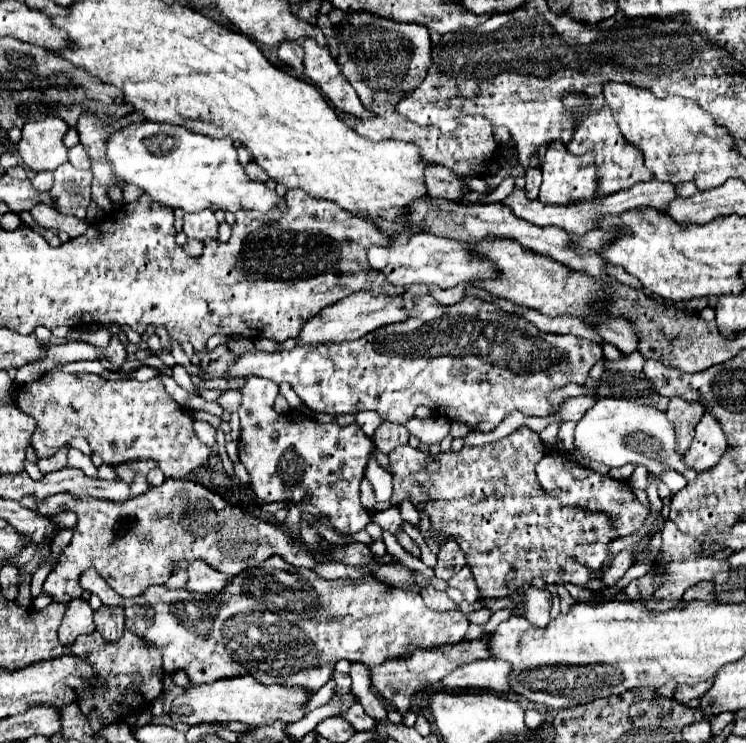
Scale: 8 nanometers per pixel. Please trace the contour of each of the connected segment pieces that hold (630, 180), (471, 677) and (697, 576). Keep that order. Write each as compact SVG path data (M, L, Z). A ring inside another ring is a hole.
M570 91L562 95L562 103L570 115L576 117L576 129L574 129L574 143L568 143L568 151L572 155L584 155L592 151L596 155L596 165L598 165L598 175L600 175L600 187L598 195L610 195L622 189L630 189L640 181L650 181L654 175L644 167L644 159L640 155L638 147L632 147L620 135L618 123L612 117L612 109L604 105L600 111L592 109L592 97L582 95L580 91Z
M498 659L474 661L458 667L444 679L436 683L436 691L500 691L508 693L508 673L510 663Z
M666 519L664 529L662 529L662 551L660 560L652 567L652 571L648 571L644 577L634 579L632 583L628 583L624 589L620 589L628 599L652 599L658 595L658 599L666 599L666 601L678 601L682 599L682 593L700 583L700 581L710 581L714 573L720 571L728 571L728 563L720 563L718 559L714 559L712 555L702 555L700 553L700 541L692 539L684 533L678 531L676 523L672 523L672 519Z

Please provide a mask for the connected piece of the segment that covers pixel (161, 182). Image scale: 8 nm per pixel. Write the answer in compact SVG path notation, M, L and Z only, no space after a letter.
M132 123L114 131L106 143L106 157L114 169L118 183L136 185L150 197L152 203L180 207L184 211L202 209L258 209L270 211L284 207L282 197L270 191L264 183L248 179L242 165L238 163L236 147L232 139L212 139L196 135L184 127L168 123Z

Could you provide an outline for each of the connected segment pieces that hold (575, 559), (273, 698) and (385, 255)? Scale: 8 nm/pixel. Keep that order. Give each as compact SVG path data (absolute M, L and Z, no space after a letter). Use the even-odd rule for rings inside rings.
M518 427L502 441L484 447L462 447L458 453L430 455L410 445L396 447L388 459L394 471L392 505L410 499L424 509L436 531L454 535L466 555L482 597L502 599L534 577L550 585L574 583L592 591L604 589L598 569L606 561L608 541L618 533L606 515L564 507L544 495L534 465L544 455L538 433ZM432 469L442 469L432 479Z
M252 675L232 677L232 679L218 679L212 683L190 683L184 687L184 693L174 697L170 707L170 719L174 723L244 723L244 725L264 725L282 719L284 723L292 723L302 719L302 707L308 703L310 695L300 687L280 687L280 685L262 685Z
M428 233L410 235L406 241L390 237L388 245L372 245L372 249L368 251L368 261L374 269L382 271L390 283L400 287L436 285L448 289L458 283L468 283L470 279L488 279L496 275L496 269L492 269L488 261L468 255L468 249L462 243Z

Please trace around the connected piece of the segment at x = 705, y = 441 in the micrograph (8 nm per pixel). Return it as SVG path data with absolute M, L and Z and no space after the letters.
M706 411L702 421L696 425L696 435L694 435L690 449L684 455L684 461L686 461L686 465L694 467L696 471L710 469L724 455L726 445L728 445L728 441L724 439L720 421L710 411Z

